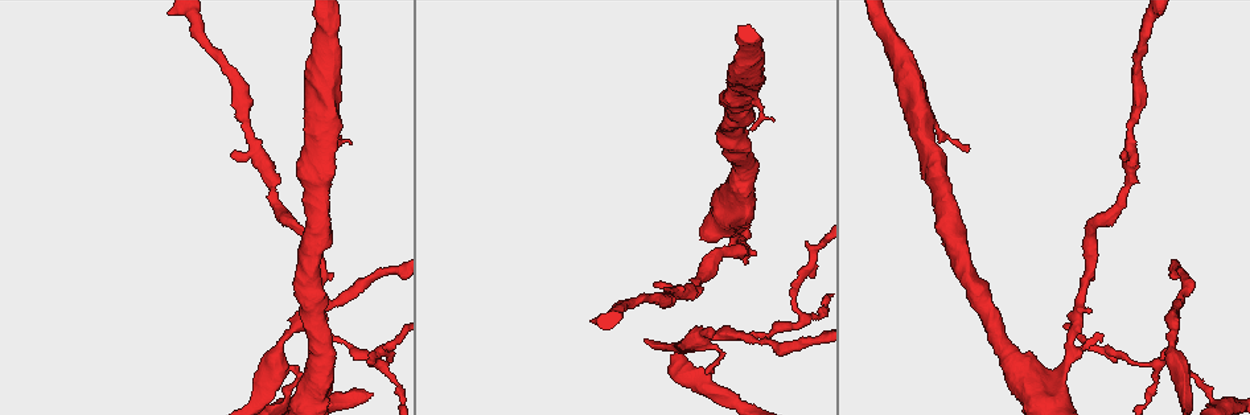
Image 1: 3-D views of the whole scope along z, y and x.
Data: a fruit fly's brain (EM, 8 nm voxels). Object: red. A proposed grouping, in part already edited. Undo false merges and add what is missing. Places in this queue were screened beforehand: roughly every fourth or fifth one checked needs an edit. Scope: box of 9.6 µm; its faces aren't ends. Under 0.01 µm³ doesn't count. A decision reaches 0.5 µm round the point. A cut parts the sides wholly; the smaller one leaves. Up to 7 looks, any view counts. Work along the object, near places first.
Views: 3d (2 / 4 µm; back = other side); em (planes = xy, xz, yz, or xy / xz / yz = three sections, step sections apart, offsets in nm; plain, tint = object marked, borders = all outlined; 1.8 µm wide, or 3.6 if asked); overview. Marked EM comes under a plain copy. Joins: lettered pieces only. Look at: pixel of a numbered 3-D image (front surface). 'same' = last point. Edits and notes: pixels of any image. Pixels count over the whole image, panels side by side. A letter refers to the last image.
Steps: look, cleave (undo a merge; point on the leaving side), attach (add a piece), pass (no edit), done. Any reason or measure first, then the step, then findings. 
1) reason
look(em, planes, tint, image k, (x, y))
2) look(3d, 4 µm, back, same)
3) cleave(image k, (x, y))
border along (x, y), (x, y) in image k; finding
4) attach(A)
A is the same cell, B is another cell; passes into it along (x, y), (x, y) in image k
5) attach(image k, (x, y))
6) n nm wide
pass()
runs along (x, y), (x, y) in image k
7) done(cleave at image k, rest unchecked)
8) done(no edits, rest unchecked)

narrows sharply
look(em, planes, borders, image 1, (278, 368))

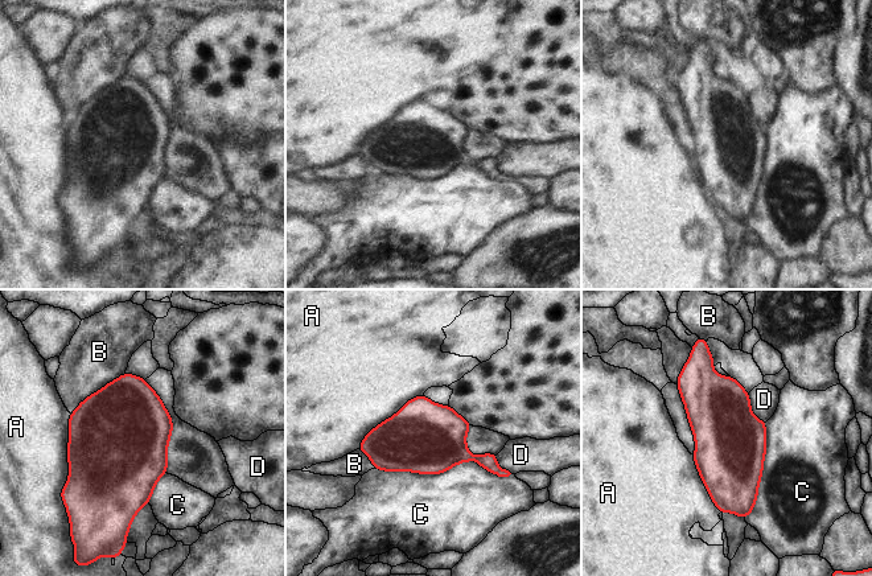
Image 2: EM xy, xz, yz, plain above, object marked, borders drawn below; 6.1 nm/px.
440 nm wide
cleave(image 2, (437, 441))
A, B, C and D are other cells; border along (476, 456), (473, 460) in image 2; two neurons meet here

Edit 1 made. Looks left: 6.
redraw
look(overview)

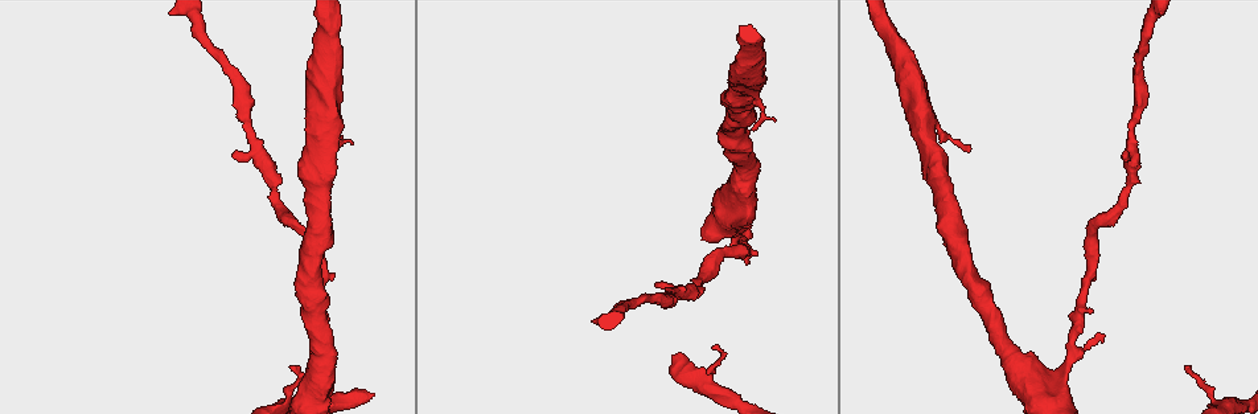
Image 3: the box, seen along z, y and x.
free end
look(3d, 4 µm, image 3, (1104, 334))

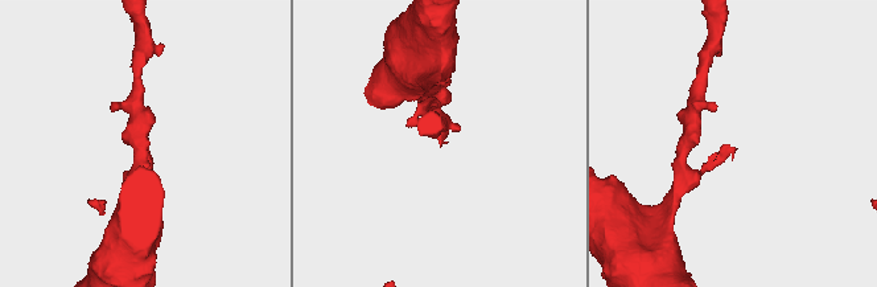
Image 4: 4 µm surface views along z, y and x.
look(em, yz, step 4, borders, image 4, (734, 149))

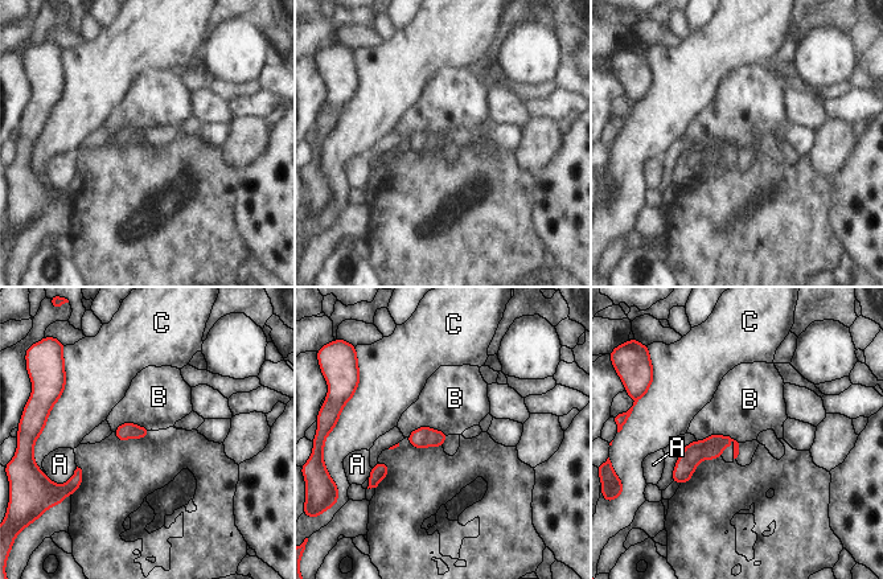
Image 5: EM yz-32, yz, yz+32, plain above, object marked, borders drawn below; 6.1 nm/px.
another direction
look(em, planes, borders, same)

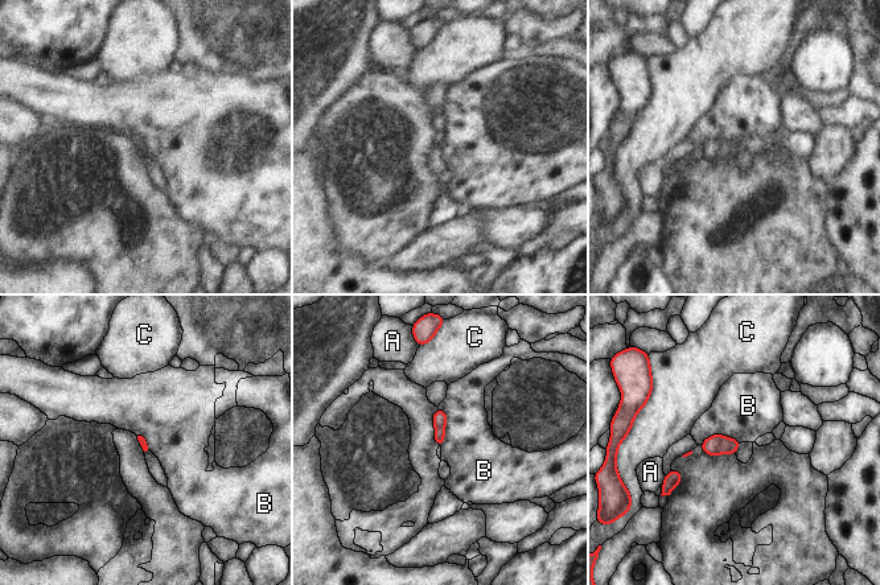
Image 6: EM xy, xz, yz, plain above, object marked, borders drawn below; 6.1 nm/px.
pass()
A, B and C are other cells; none of them fits

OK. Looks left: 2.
done(cleave at image 2, rest unchecked)

